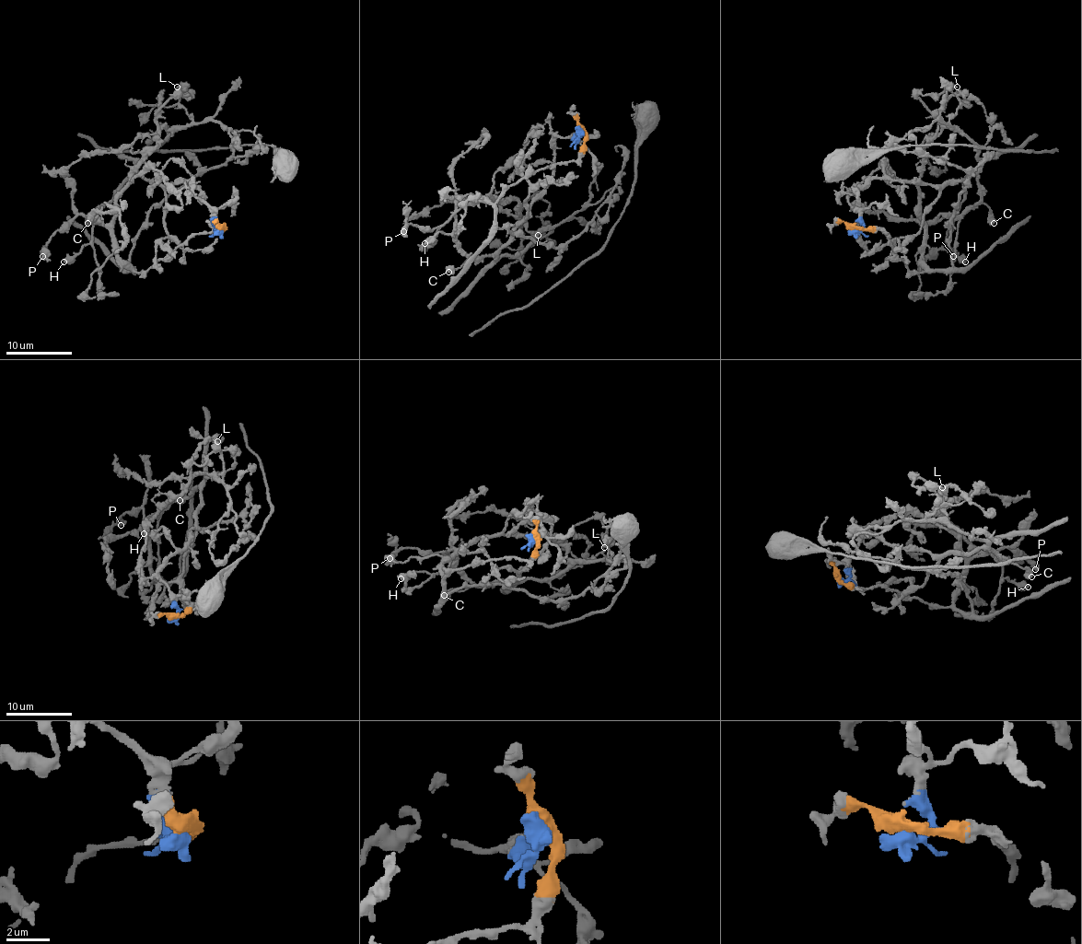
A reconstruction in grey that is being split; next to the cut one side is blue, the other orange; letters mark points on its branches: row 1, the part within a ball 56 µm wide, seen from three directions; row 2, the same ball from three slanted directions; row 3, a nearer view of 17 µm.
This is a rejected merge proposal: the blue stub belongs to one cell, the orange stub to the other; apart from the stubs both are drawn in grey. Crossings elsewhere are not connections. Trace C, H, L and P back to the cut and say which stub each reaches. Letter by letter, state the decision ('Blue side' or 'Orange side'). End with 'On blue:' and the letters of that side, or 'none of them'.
C: Blue side
H: Blue side
L: Orange side
P: Orange side
On blue: C, H

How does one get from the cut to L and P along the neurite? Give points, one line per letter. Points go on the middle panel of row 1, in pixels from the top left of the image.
L: (580, 133), (575, 161), (474, 203), (516, 201), (517, 215), (539, 195), (549, 212), (537, 236)
P: (580, 133), (584, 145), (575, 161), (530, 170), (494, 203), (472, 201), (441, 226), (412, 224), (403, 232)

